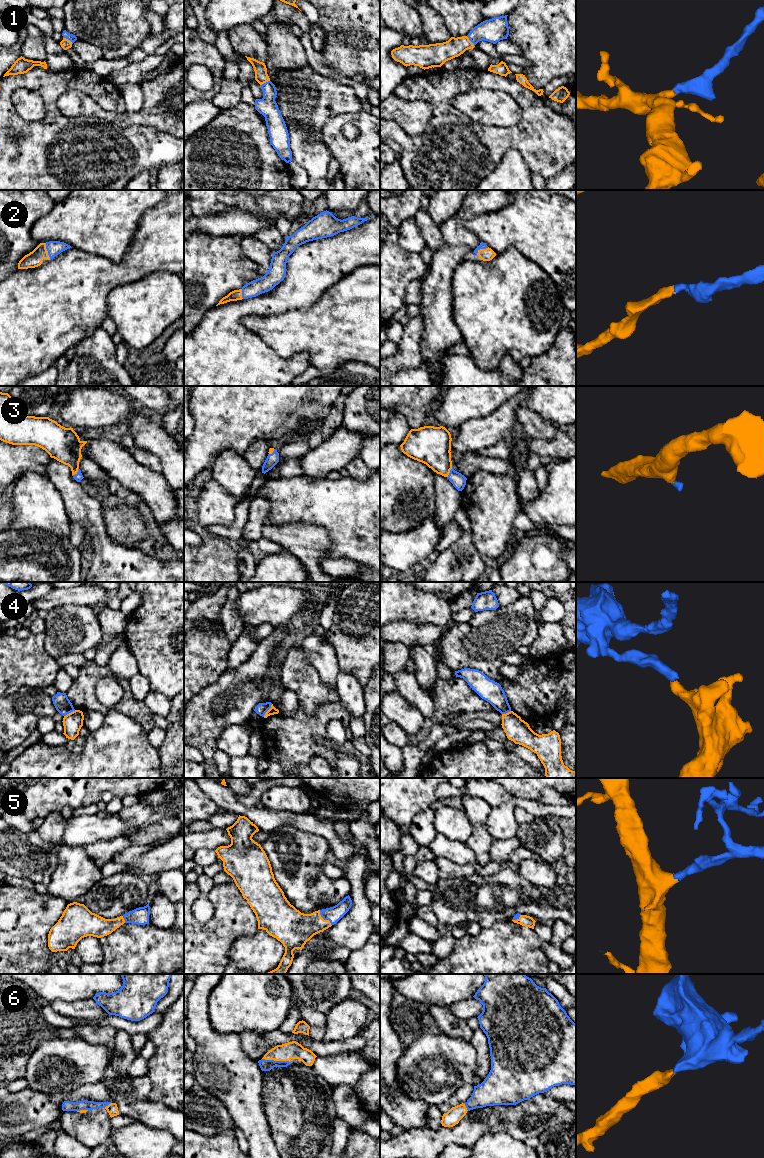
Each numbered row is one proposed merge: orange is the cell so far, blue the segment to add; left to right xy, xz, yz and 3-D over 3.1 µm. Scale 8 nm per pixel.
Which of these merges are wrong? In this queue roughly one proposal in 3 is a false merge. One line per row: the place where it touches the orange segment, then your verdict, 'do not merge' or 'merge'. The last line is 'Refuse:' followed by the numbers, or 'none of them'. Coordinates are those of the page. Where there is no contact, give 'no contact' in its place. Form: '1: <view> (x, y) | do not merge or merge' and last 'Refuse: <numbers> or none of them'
1: xy (67, 39) | merge
2: xy (47, 251) | merge
3: xy (76, 472) | merge
4: xz (268, 710) | do not merge
5: xz (323, 919) | merge
6: xz (275, 1060) | merge
Refuse: 4

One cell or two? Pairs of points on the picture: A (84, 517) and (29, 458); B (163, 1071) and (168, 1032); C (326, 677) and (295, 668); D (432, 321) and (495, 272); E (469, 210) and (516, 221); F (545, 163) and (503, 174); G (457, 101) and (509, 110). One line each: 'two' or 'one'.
A: two
B: one
C: two
D: two
E: two
F: two
G: one

